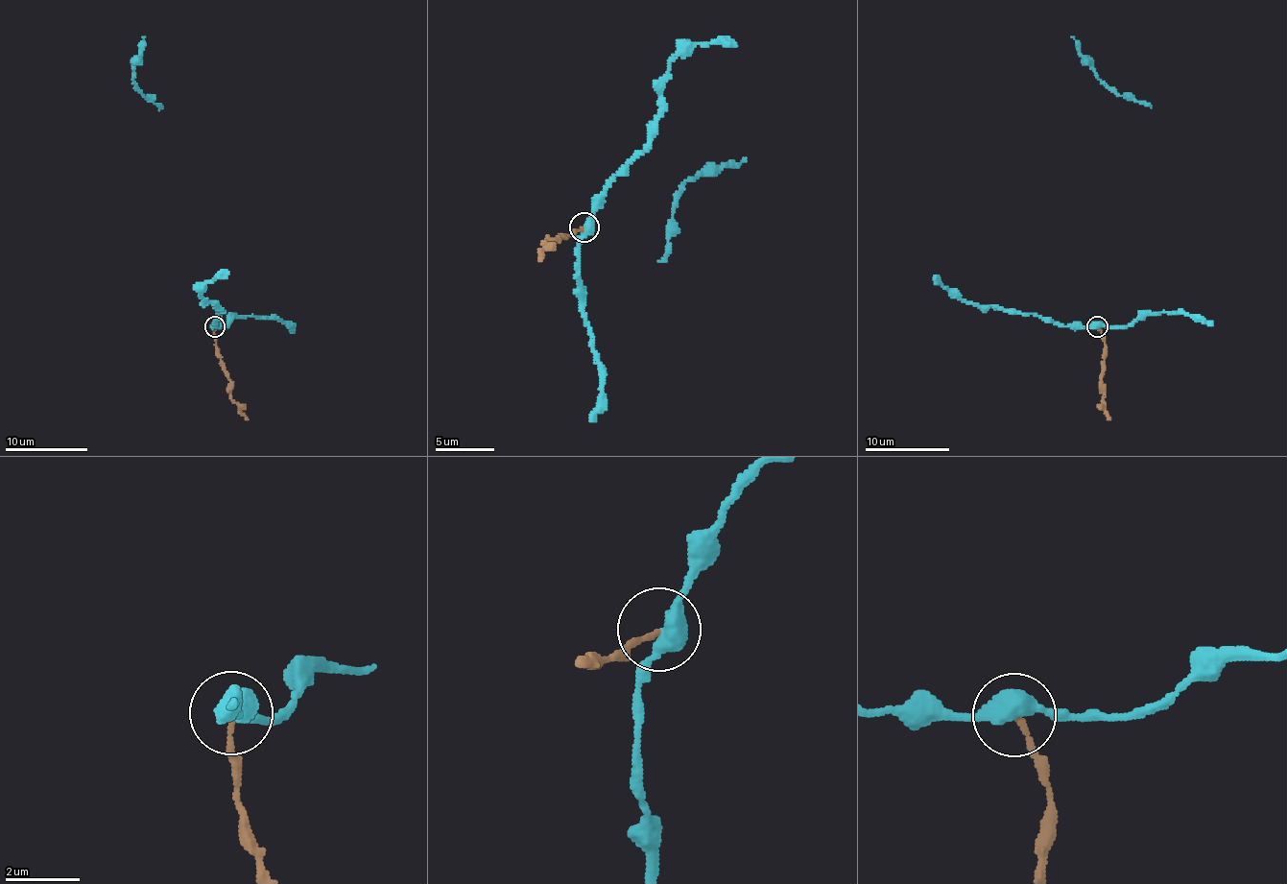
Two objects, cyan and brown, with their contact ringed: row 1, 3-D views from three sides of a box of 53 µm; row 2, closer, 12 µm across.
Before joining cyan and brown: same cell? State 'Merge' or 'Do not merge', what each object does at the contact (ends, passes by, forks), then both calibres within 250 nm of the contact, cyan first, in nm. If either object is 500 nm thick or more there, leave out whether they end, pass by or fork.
Do not merge. At the ring cyan passes by. At the ring brown ends. Thickness 480 nm (cyan) against 130 nm

